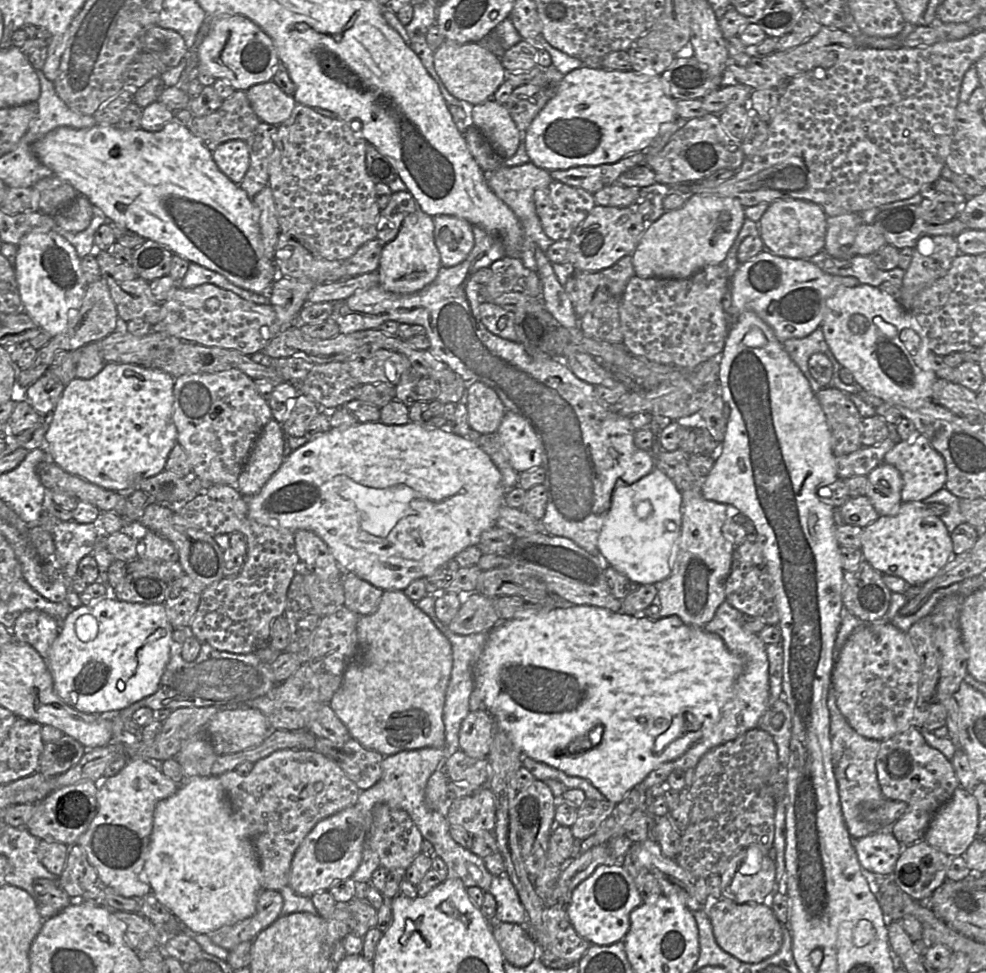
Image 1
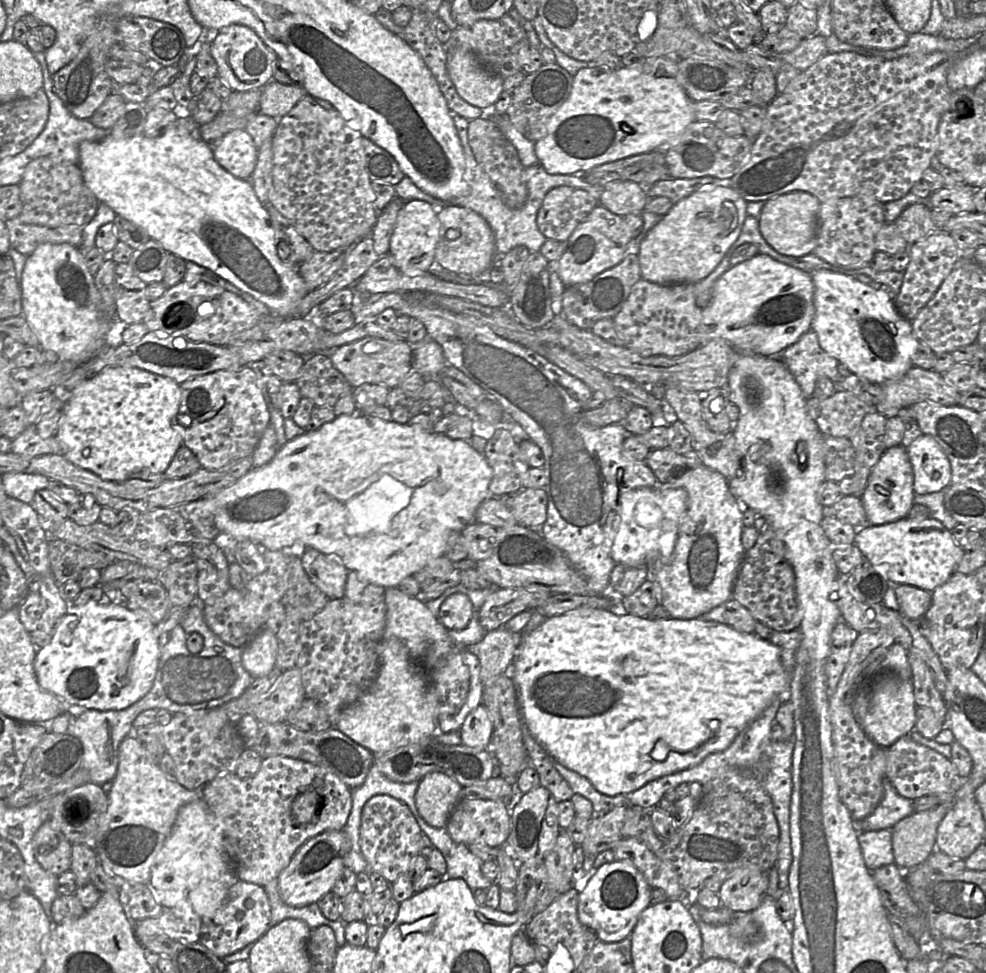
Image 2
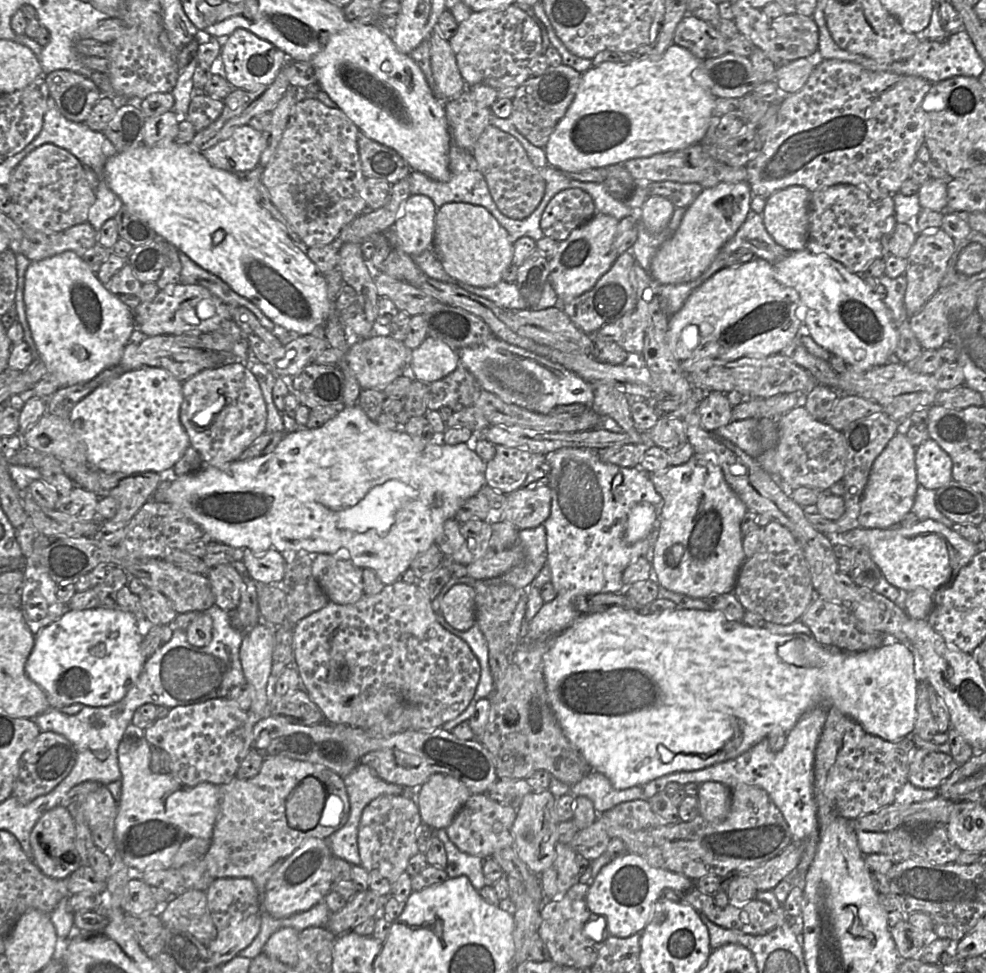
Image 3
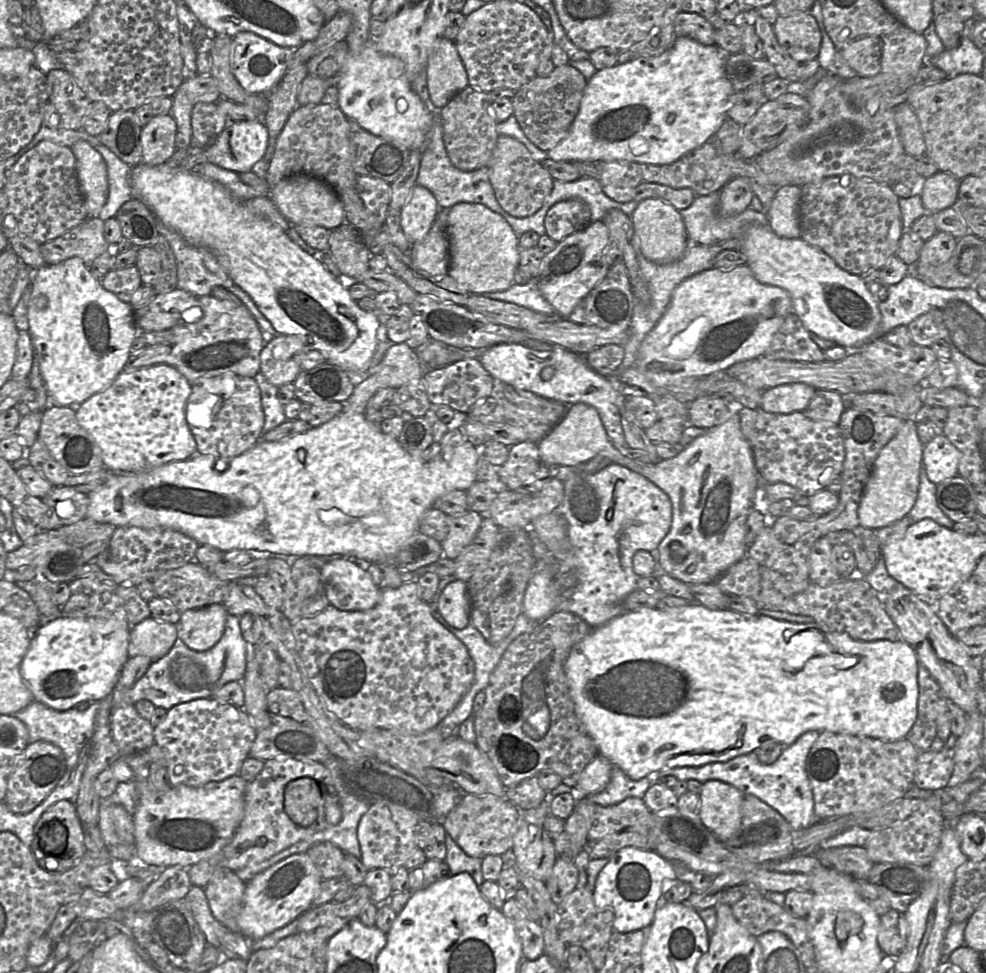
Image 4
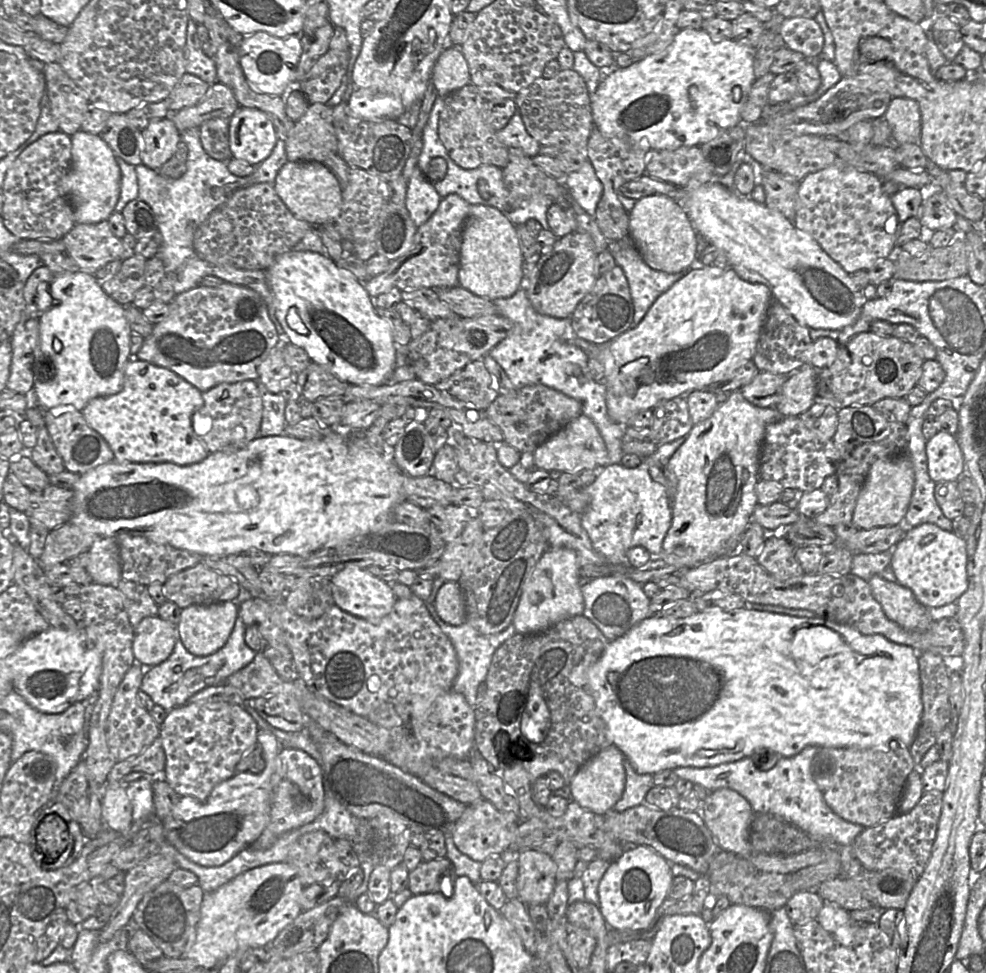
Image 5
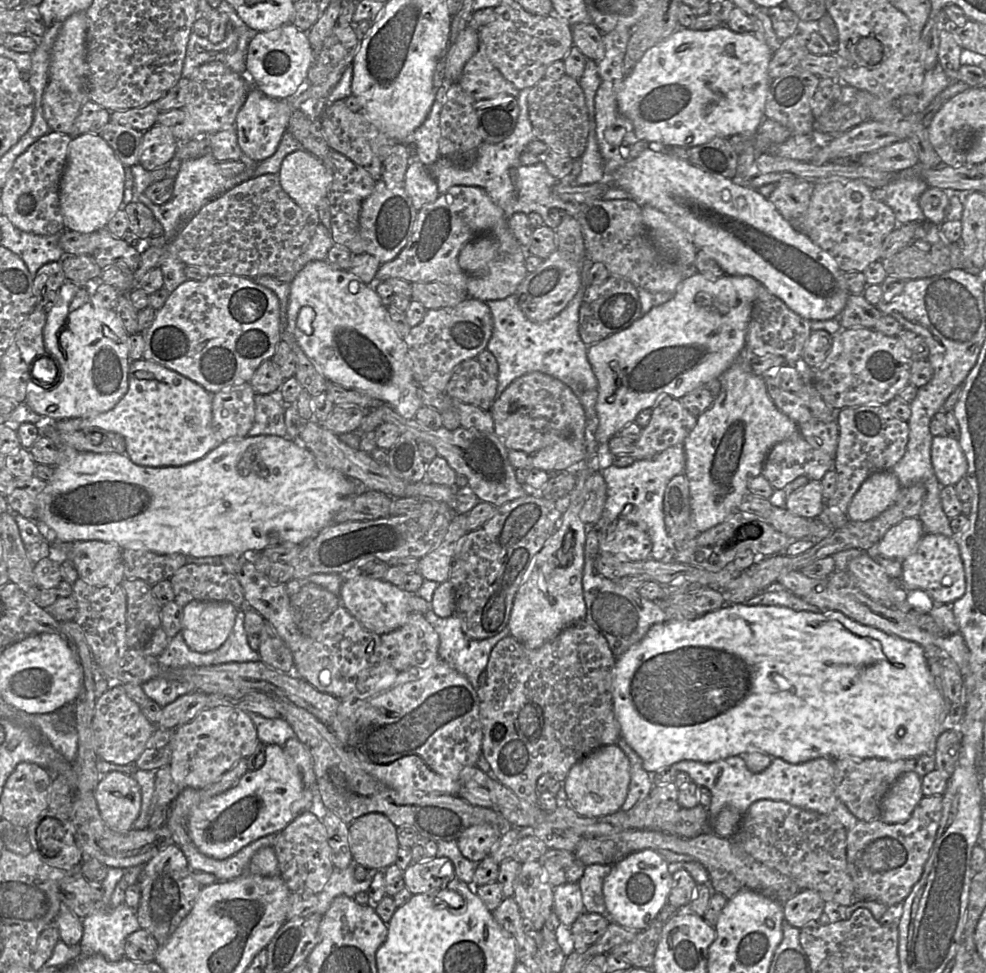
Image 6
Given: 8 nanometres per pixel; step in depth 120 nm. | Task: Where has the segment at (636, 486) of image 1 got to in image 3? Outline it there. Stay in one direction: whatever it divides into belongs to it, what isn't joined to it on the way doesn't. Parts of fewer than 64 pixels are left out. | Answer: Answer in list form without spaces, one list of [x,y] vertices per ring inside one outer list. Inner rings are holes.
[[[642,502],[631,508],[624,533],[624,541],[634,544],[649,536],[657,527],[659,512],[655,506]]]

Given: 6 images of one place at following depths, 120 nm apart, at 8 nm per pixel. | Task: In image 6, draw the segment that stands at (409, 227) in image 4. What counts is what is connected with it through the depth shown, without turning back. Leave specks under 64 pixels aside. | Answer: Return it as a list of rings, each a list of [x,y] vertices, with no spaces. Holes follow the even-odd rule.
[[[412,159],[405,173],[404,188],[414,208],[419,211],[425,204],[434,202],[440,195],[436,180],[429,168]]]

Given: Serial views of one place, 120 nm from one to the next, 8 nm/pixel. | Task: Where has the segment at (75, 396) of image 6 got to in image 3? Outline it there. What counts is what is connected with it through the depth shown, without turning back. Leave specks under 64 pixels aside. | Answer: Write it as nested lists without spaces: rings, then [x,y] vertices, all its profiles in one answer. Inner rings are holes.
[[[74,251],[30,263],[25,273],[24,303],[39,356],[60,387],[86,383],[103,370],[119,365],[129,337],[136,329],[133,310],[113,295]]]

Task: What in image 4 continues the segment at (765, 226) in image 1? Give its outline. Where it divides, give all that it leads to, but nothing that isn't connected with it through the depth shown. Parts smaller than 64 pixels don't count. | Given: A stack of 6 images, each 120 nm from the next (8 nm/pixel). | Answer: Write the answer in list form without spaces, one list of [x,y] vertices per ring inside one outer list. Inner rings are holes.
[[[784,185],[777,189],[766,212],[767,225],[779,237],[799,238],[801,236],[799,206],[801,187]]]

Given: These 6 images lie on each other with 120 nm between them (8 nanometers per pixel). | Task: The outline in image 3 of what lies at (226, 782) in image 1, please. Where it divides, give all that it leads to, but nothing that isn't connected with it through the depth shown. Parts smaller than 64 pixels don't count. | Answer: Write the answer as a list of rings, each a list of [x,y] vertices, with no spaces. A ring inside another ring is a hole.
[[[288,757],[264,759],[259,773],[250,779],[234,777],[219,786],[219,812],[211,845],[202,857],[210,879],[254,878],[280,859],[286,859],[309,838],[326,839],[348,820],[349,798],[343,778],[322,765]],[[305,777],[318,779],[326,791],[325,805],[317,826],[310,831],[292,829],[286,818],[286,799]]]

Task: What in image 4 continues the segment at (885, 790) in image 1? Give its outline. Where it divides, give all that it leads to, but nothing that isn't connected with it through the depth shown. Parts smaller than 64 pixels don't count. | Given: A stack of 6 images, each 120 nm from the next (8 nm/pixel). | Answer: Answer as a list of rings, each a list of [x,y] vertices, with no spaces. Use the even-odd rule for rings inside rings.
[[[925,751],[917,758],[913,785],[924,790],[943,789],[954,770],[953,751]]]

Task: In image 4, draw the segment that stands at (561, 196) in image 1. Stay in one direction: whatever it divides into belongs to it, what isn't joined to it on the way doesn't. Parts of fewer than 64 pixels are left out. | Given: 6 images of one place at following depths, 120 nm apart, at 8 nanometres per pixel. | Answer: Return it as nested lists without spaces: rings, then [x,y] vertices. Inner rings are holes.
[[[578,199],[562,200],[547,211],[544,219],[545,234],[558,243],[590,223],[591,212],[587,204]]]

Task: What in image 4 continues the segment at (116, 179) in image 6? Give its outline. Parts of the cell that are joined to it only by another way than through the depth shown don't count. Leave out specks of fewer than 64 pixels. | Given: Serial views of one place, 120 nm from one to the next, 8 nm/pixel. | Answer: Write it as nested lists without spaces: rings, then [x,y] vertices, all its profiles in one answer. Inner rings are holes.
[[[86,141],[71,147],[76,159],[76,175],[89,218],[98,217],[108,198],[107,167],[101,154]]]

